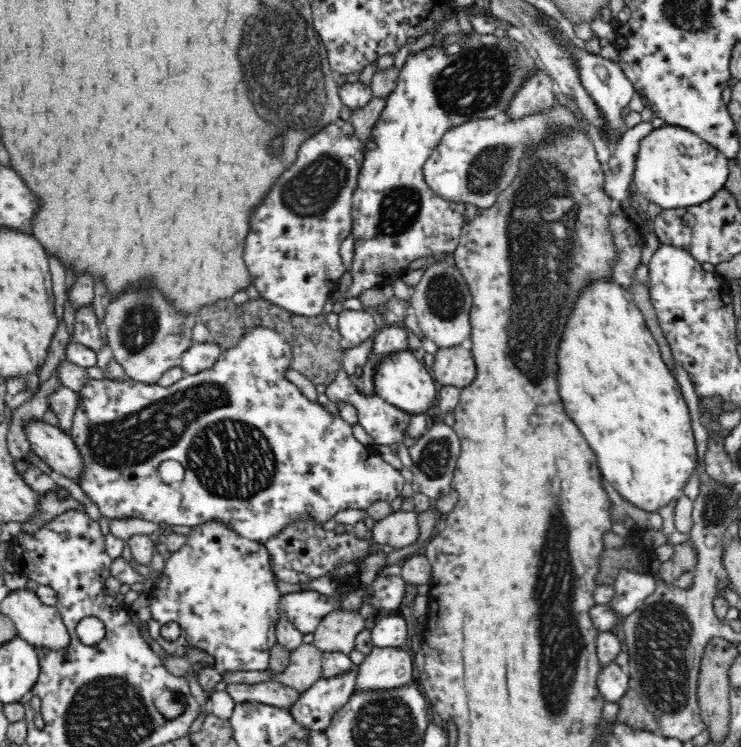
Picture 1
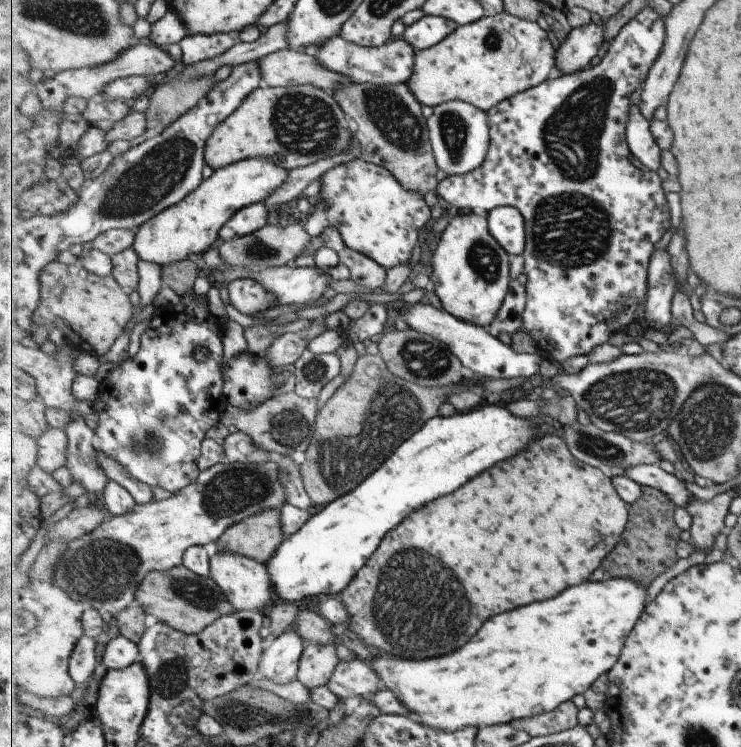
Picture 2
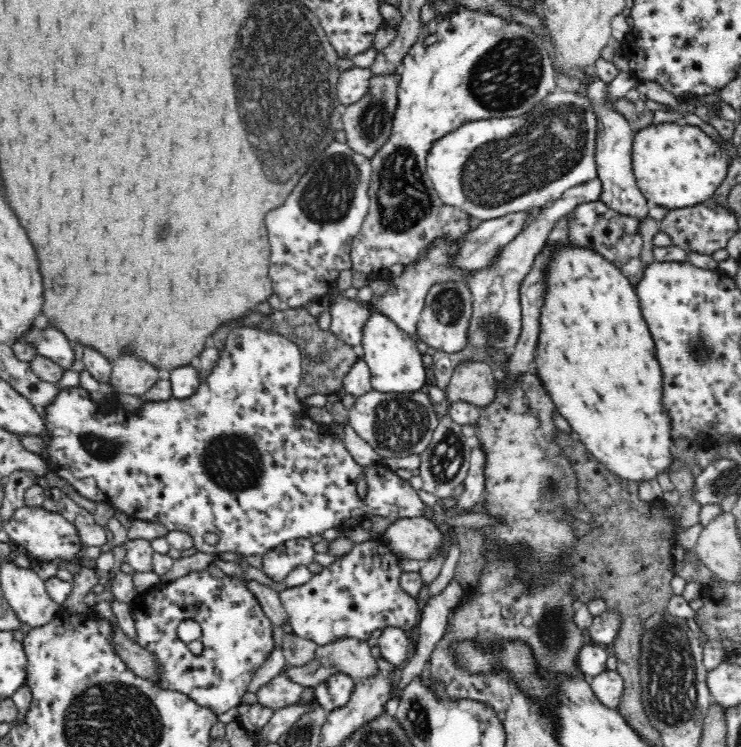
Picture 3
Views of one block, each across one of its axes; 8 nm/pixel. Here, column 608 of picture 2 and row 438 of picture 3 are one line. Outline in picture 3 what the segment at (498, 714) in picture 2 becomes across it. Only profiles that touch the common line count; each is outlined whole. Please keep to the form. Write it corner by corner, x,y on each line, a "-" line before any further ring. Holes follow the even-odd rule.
559,248
554,250
553,262
549,267
548,294
546,294
546,304
542,308
542,318
540,318
540,340
538,340
538,356
536,356
535,370
542,376
542,383
546,384
546,390
550,392
551,400
560,414
567,420
572,430
579,436
579,440
594,459
601,462
601,467
606,468
611,474
616,475
621,481
628,483
642,484
656,480
662,472
668,472
672,462
674,462
672,440
672,417
669,410
663,404
664,384
662,384
662,370
656,360
655,342
652,333
648,328
648,323
642,314
640,299
638,298
635,285
630,284
623,277
622,273
612,265
612,263
598,257
597,254
584,250
583,248

